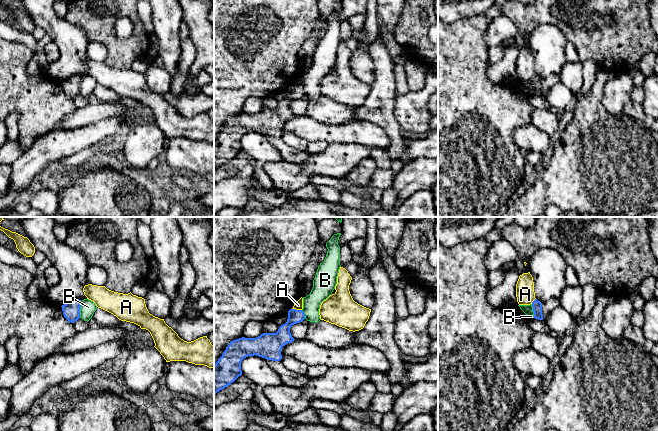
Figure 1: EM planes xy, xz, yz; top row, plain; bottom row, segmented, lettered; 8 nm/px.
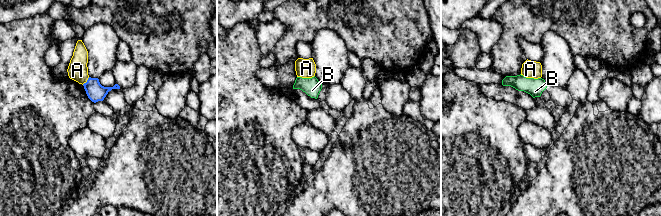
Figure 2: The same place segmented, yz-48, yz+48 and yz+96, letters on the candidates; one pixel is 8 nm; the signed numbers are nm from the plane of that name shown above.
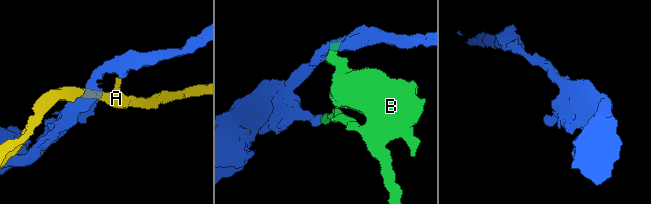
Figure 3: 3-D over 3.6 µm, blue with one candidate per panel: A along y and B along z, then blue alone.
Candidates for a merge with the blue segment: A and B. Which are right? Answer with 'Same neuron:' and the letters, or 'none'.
Same neuron: none

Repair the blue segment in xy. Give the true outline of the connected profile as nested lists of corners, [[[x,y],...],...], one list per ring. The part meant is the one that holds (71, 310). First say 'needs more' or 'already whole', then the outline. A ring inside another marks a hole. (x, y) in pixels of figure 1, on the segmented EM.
already whole; [[[73,299],[62,305],[64,317],[71,323],[74,323],[80,318],[81,300]]]

